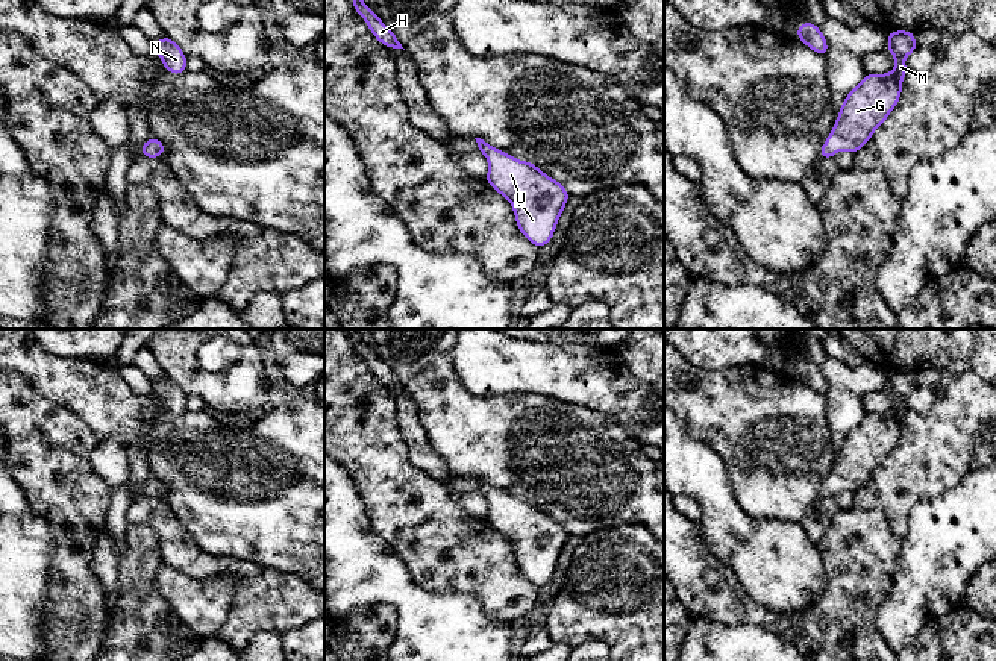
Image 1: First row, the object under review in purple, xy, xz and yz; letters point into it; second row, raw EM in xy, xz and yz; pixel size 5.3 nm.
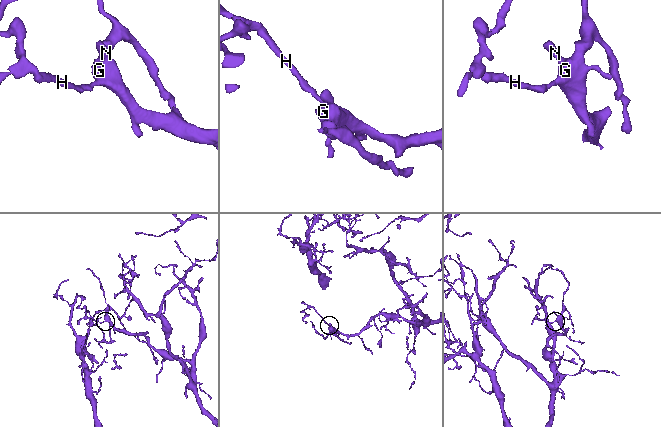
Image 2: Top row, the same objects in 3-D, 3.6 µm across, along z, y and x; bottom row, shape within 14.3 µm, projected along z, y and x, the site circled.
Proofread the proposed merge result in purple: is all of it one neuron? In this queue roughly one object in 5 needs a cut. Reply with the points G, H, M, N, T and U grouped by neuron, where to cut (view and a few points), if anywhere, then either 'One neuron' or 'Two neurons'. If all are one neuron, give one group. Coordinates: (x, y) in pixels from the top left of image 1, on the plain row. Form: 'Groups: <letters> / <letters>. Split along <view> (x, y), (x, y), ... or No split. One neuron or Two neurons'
Groups: G H M N T U. No split. One neuron

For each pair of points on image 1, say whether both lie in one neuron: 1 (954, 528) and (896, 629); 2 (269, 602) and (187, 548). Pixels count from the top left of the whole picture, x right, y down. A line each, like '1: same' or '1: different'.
1: same
2: same

